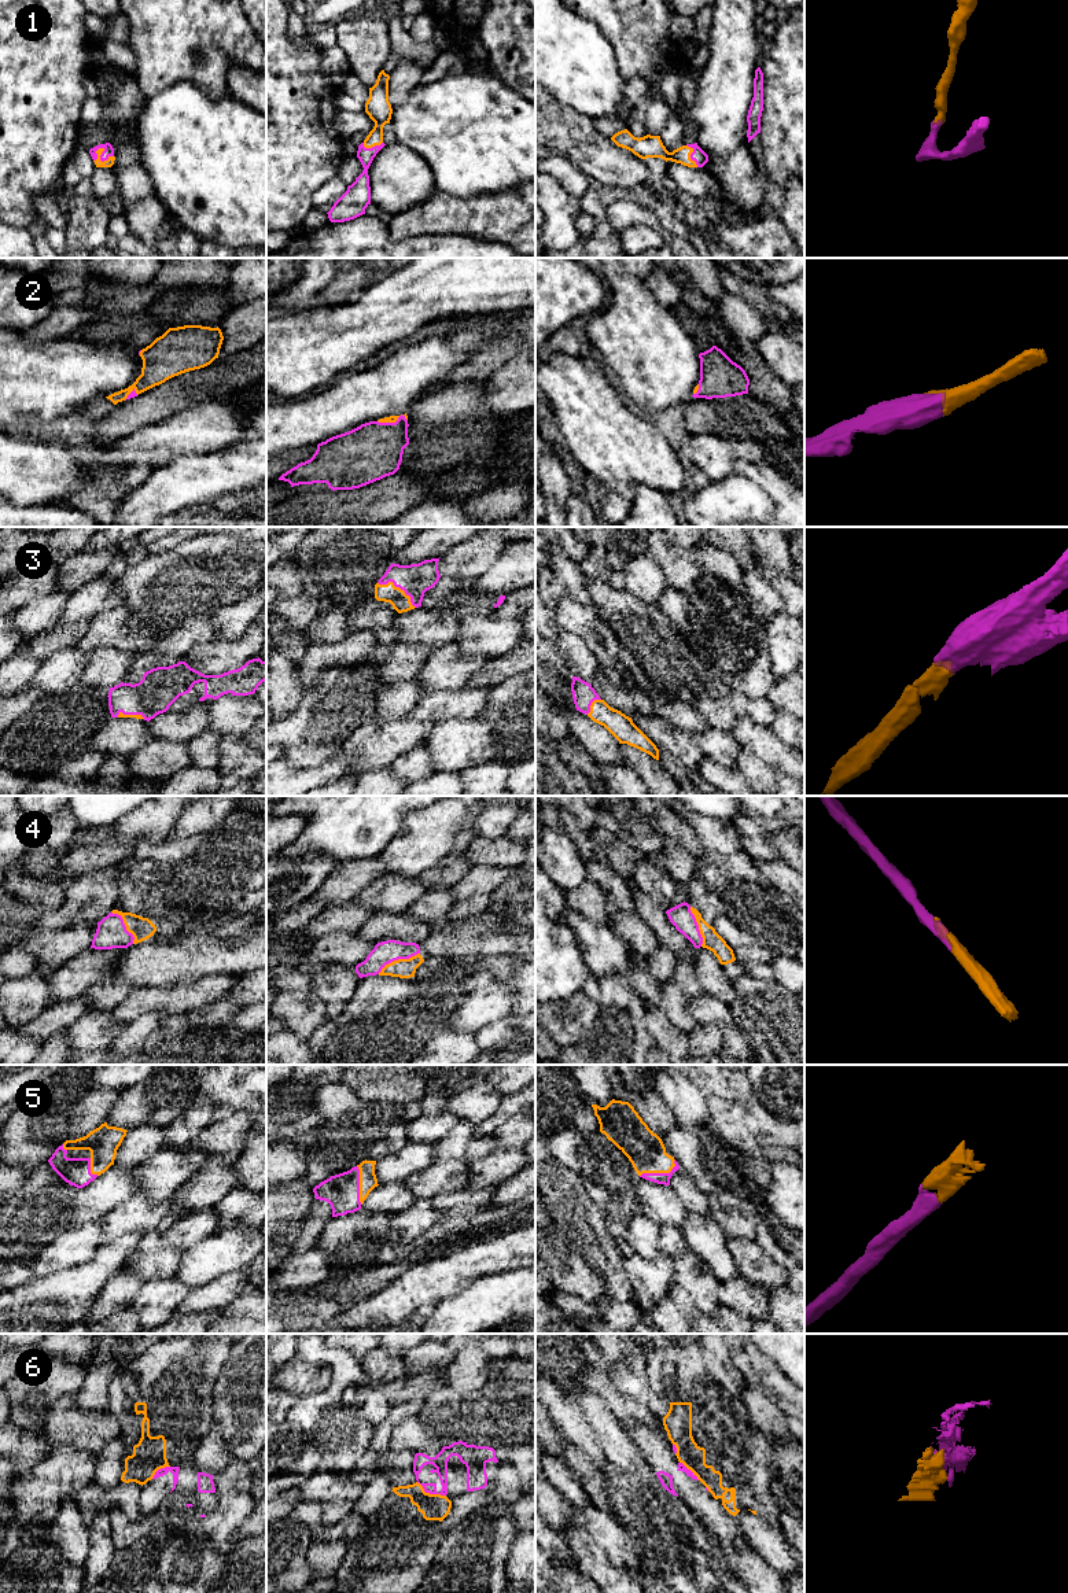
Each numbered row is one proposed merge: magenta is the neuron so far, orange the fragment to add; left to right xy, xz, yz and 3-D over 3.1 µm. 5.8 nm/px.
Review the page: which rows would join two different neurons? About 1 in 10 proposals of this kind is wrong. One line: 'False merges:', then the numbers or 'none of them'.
False merges: none of them

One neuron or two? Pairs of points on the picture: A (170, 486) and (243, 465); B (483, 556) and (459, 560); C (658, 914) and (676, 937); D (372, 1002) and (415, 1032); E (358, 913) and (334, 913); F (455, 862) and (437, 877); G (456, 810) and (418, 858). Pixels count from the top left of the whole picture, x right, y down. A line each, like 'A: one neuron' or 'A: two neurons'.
A: one neuron
B: one neuron
C: one neuron
D: one neuron
E: one neuron
F: one neuron
G: one neuron

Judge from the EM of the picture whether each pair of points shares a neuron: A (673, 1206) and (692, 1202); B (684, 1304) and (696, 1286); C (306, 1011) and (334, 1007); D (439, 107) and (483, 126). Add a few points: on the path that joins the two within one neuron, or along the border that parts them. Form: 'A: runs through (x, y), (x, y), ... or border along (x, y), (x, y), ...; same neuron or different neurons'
A: border along (669, 1186), (688, 1212); different neurons
B: border along (676, 1282), (688, 1293), (702, 1312), (713, 1317); different neurons
C: border along (302, 994), (308, 1000), (321, 1002), (328, 1018); different neurons
D: runs through (450, 118), (459, 125), (472, 126); same neuron

